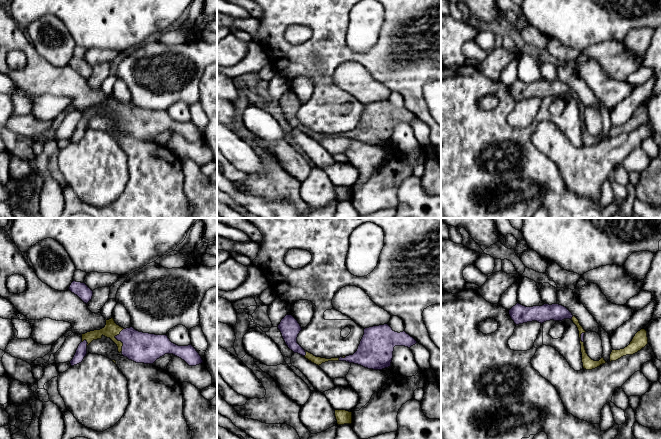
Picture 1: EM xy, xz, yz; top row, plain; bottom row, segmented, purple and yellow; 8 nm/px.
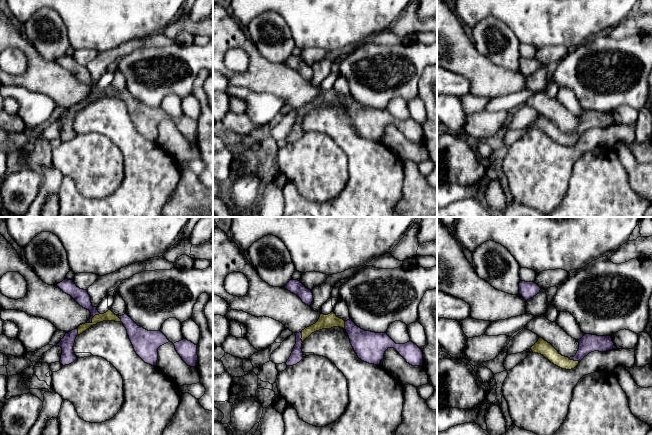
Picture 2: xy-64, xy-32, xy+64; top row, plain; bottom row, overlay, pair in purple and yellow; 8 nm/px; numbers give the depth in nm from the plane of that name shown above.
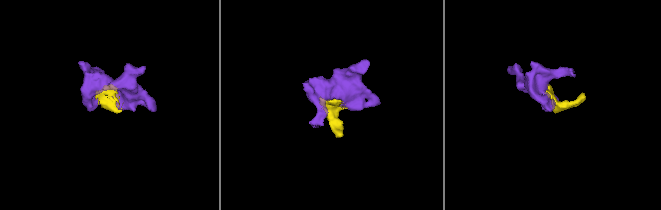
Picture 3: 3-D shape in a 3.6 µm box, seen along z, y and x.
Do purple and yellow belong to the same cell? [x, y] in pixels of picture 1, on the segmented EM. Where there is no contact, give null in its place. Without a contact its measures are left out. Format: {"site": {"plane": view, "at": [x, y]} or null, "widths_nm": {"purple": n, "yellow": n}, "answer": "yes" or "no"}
{"site": {"plane": "xy", "at": [118, 340]}, "widths_nm": {"purple": 240, "yellow": 120}, "answer": "yes"}

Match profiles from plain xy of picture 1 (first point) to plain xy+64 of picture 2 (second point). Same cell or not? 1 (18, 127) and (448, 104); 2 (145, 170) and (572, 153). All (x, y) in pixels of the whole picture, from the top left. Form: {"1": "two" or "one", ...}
{"1": "two", "2": "two"}

